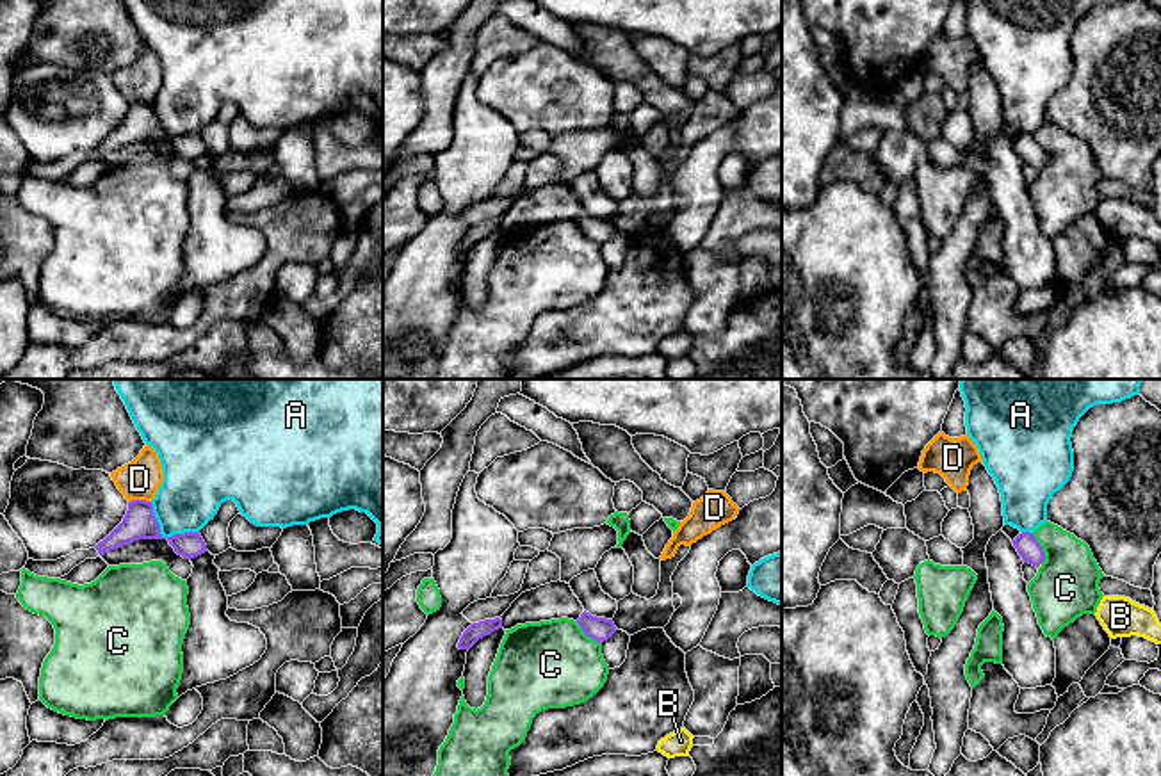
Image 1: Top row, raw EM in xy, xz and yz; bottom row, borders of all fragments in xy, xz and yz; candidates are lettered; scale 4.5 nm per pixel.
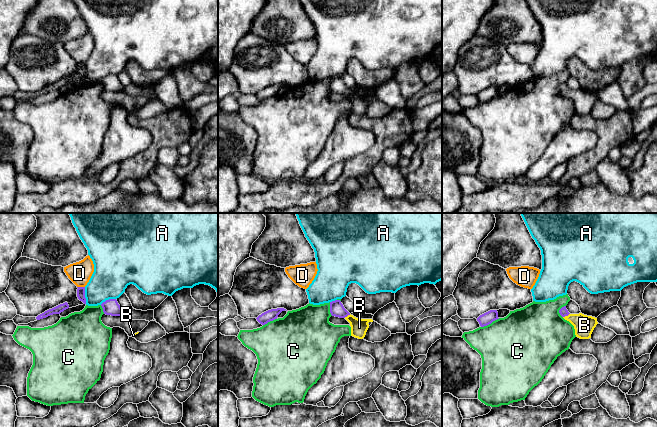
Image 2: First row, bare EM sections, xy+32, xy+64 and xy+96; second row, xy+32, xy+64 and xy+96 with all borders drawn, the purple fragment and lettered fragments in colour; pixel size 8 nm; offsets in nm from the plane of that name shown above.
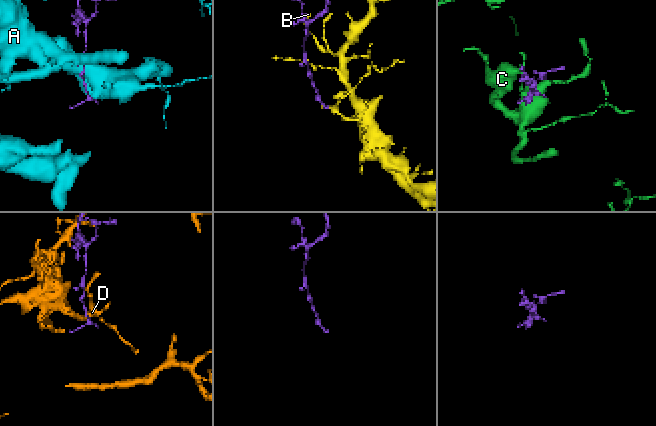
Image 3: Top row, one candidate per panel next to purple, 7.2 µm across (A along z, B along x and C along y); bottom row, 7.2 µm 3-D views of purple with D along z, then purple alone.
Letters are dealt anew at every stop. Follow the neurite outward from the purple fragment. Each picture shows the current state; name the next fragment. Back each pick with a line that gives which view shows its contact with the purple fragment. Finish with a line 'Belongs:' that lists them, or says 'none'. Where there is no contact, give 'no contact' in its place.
B: contact in yz
Belongs: B

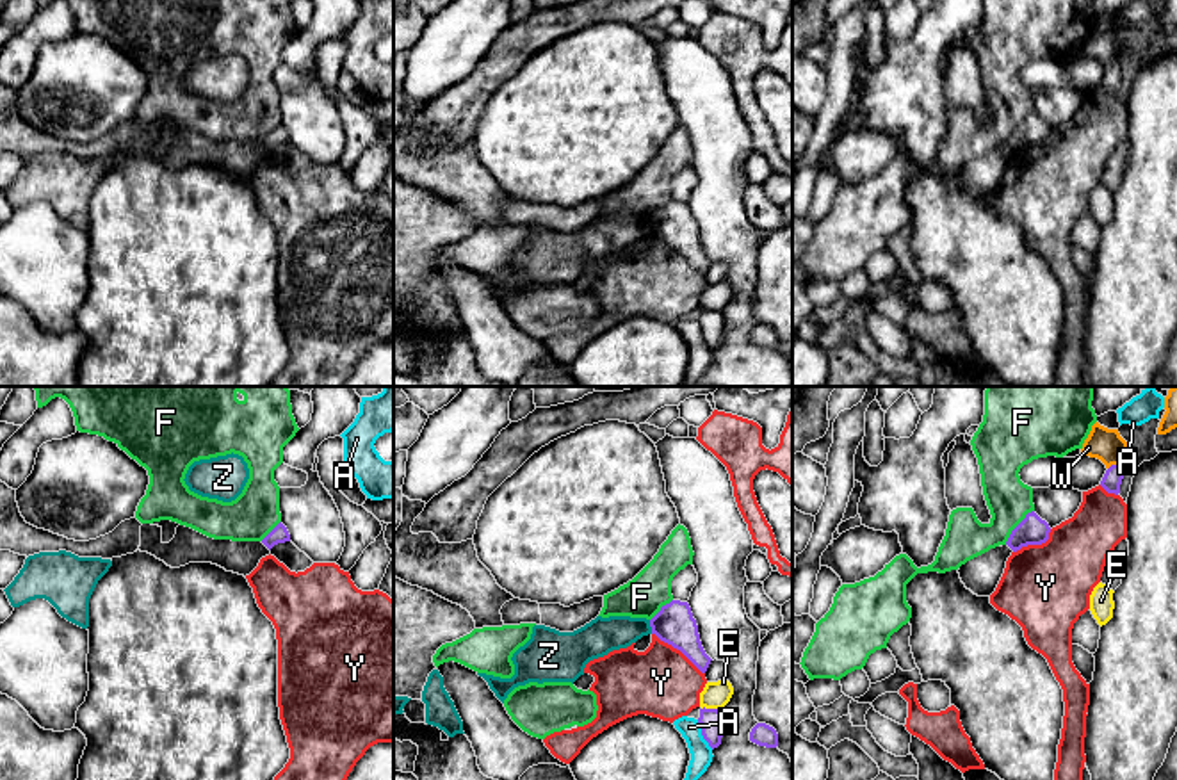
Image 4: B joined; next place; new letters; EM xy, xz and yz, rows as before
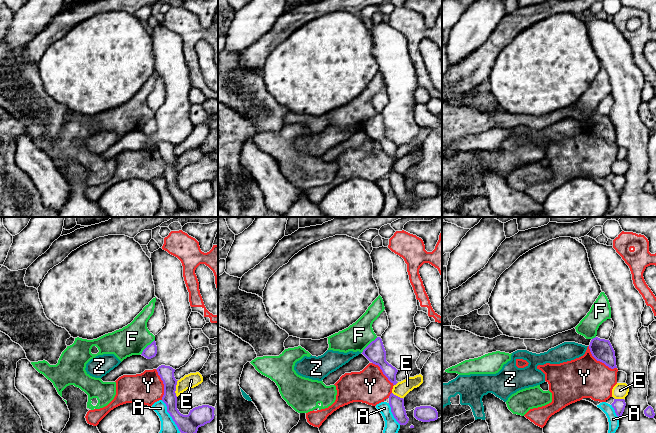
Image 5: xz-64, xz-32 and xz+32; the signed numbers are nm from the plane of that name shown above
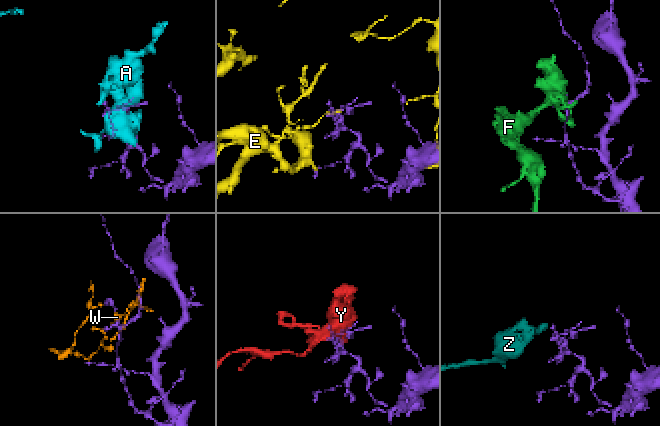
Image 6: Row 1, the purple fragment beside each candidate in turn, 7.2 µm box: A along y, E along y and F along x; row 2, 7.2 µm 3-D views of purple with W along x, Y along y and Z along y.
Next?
Belongs: none

